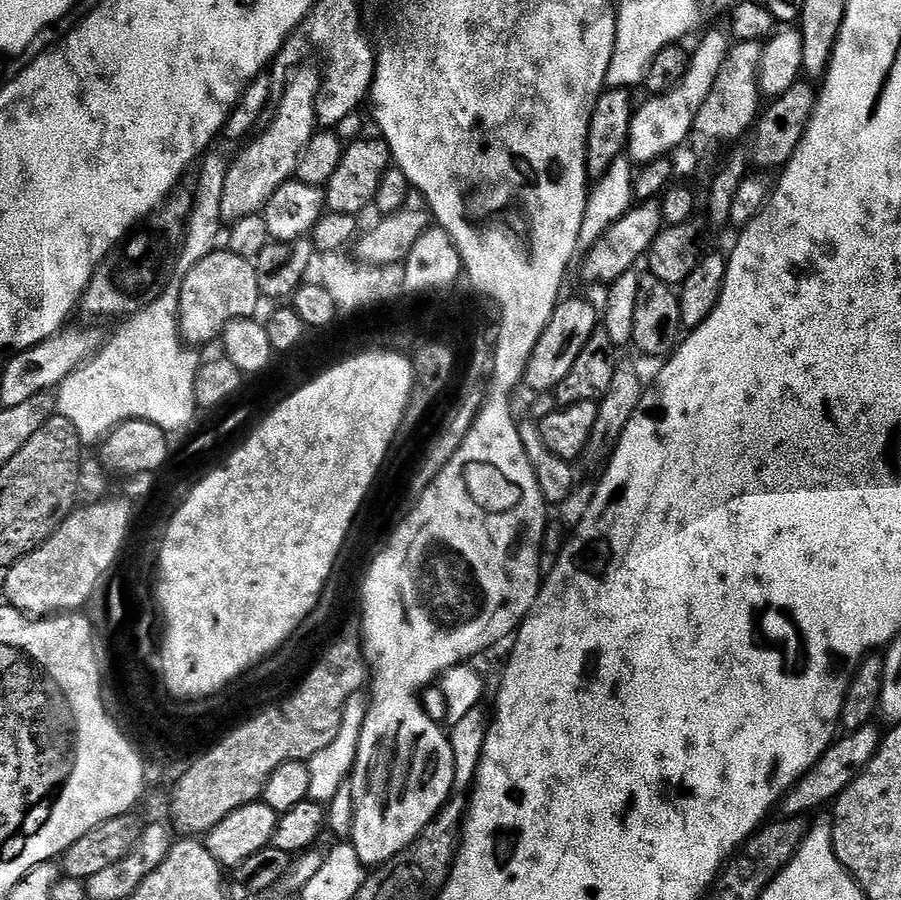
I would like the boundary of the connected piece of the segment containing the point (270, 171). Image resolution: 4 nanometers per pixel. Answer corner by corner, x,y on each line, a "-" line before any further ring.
289,79
284,87
270,126
256,136
236,158
229,163
222,193
221,218
223,223
233,224
244,217
257,215
277,190
294,175
300,154
315,135
318,123
315,100
321,81

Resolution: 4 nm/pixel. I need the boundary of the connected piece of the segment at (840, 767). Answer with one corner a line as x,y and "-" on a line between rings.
876,726
860,728
857,732
841,735
831,748
820,755
819,762
788,791
782,801
783,815
788,818
800,818
805,815
803,804
813,804
814,807
820,808
824,803
827,805
835,801
836,797
841,796
846,790
846,786
850,786
852,779
868,765
870,758
874,758
874,754
880,748
881,739
882,732
879,732

